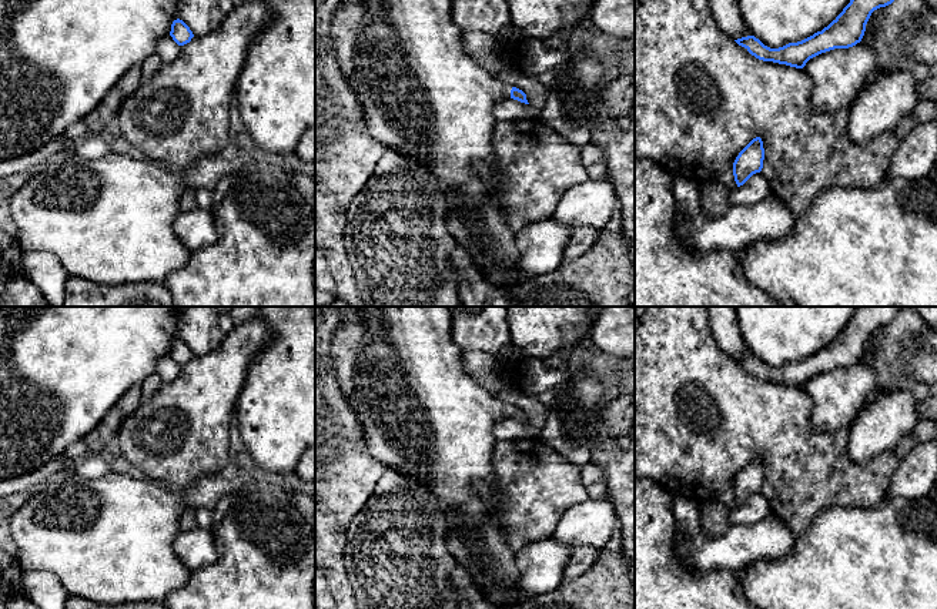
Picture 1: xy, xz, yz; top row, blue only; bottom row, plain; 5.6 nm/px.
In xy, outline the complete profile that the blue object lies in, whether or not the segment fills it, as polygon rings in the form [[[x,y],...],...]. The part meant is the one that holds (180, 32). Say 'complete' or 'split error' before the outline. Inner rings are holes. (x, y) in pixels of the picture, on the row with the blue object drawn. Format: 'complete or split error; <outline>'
complete; [[[180,19],[174,20],[171,24],[170,36],[178,46],[184,46],[194,37],[190,27]]]

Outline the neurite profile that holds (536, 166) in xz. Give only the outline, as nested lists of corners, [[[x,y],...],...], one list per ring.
[[[542,120],[498,121],[492,133],[492,150],[501,173],[493,200],[506,211],[508,224],[515,234],[555,213],[562,194],[586,181],[582,148],[559,135]]]

